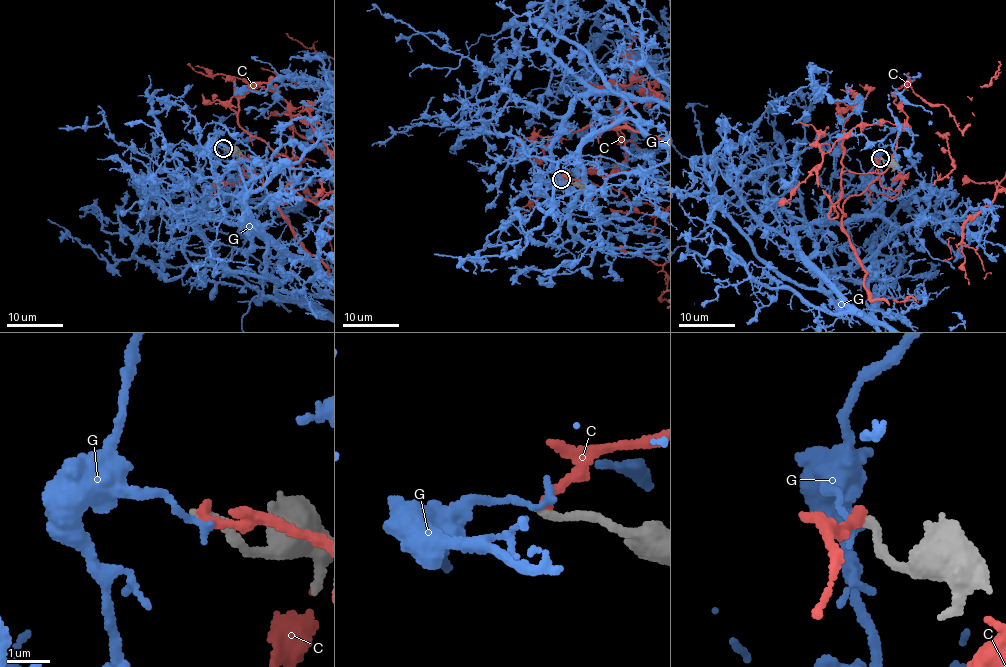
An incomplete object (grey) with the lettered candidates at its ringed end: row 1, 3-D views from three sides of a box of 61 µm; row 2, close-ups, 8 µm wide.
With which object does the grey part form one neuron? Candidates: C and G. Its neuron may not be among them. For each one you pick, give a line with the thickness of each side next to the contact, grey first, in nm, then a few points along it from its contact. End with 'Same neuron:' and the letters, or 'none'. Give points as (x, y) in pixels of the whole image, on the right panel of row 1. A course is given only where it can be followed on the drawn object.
Same neuron: none

